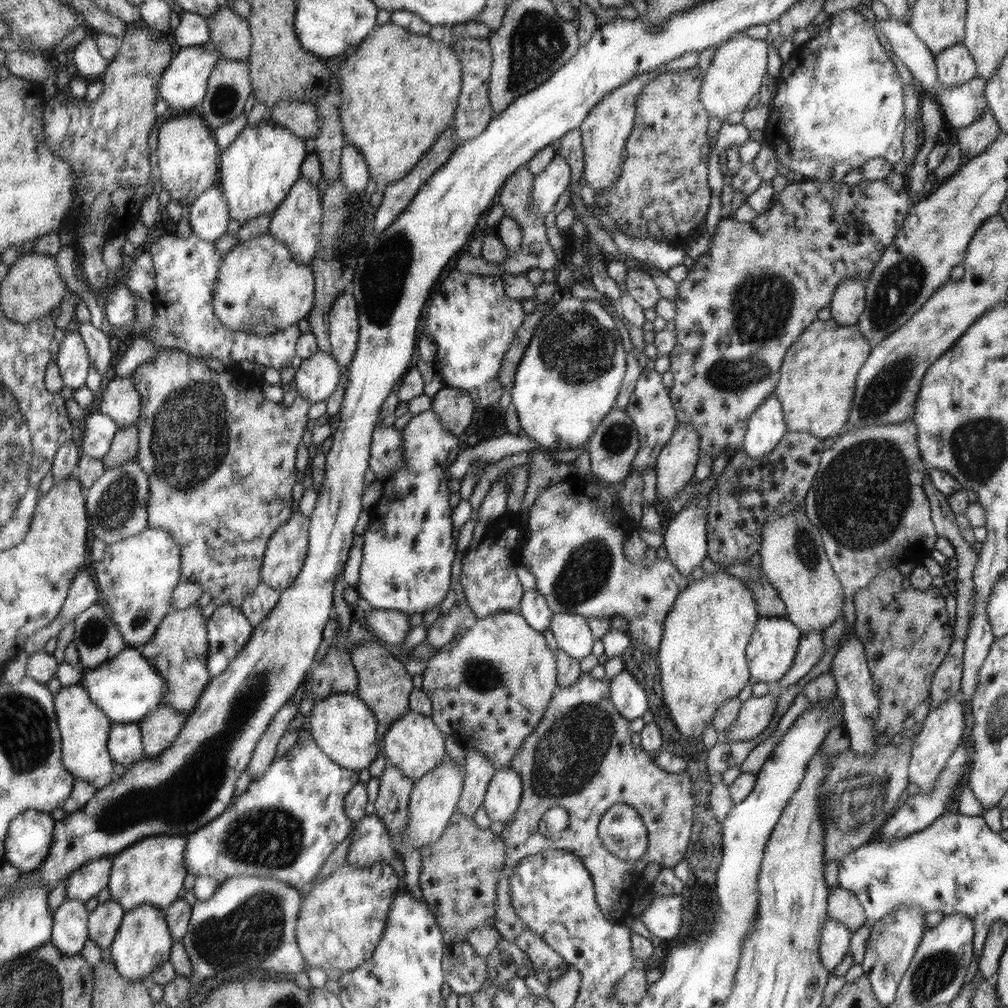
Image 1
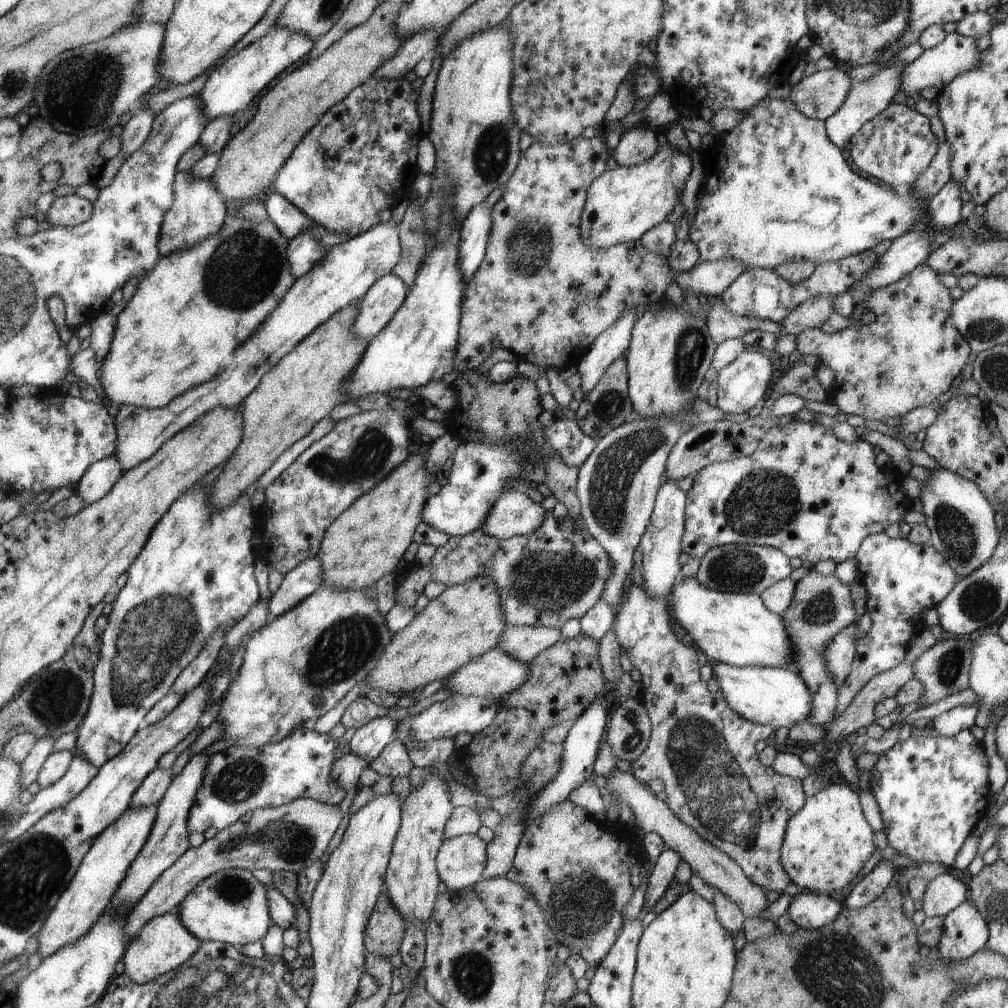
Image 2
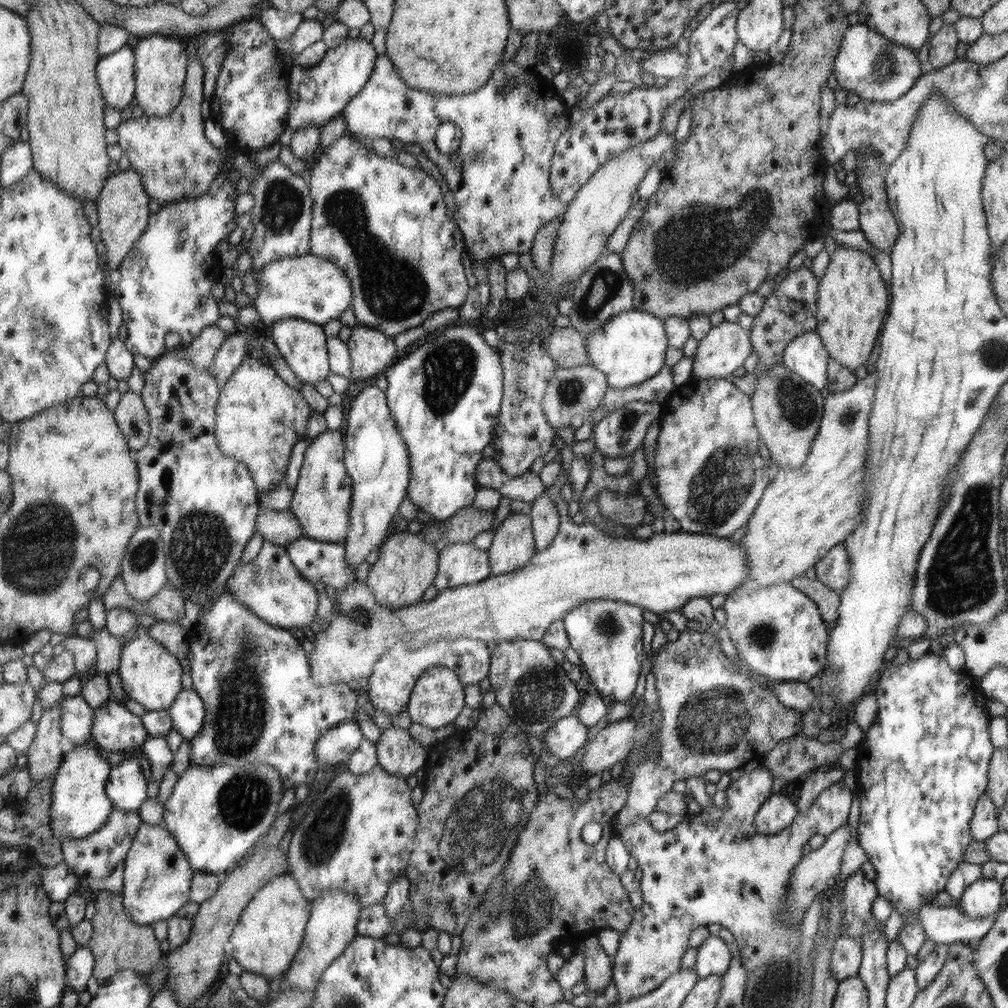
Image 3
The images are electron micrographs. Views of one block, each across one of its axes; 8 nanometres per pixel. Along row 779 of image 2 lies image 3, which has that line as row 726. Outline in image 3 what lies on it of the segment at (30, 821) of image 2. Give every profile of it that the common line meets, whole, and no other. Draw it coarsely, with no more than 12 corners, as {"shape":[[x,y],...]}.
{"shape":[[63,698],[60,729],[76,746],[90,743],[95,708]]}

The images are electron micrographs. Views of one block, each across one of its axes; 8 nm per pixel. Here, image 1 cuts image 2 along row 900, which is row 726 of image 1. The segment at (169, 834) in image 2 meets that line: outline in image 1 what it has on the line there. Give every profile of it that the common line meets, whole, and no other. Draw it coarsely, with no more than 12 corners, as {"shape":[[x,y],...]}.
{"shape":[[113,723],[108,749],[116,766],[144,758],[137,723]]}

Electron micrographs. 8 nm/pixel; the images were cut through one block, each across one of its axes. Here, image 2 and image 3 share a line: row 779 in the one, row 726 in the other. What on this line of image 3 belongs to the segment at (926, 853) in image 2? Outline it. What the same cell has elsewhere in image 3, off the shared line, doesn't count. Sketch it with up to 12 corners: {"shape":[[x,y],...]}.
{"shape":[[879,675],[851,783],[878,895],[931,904],[974,841],[988,697]]}

